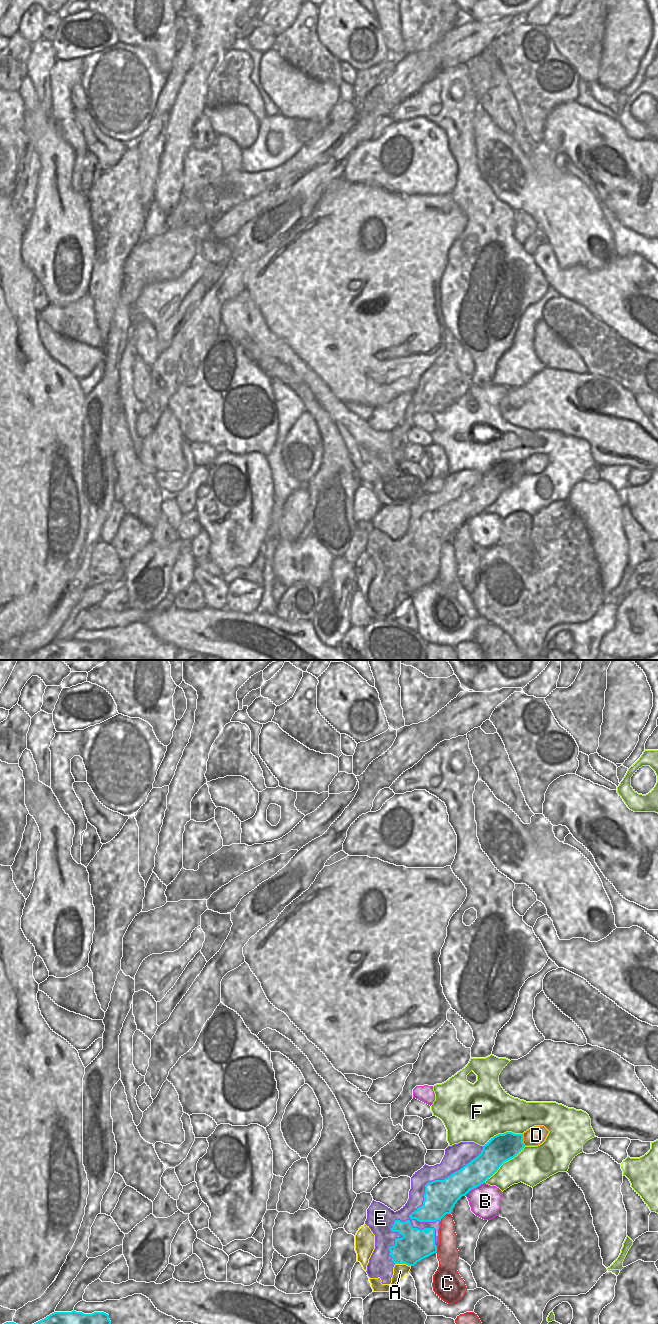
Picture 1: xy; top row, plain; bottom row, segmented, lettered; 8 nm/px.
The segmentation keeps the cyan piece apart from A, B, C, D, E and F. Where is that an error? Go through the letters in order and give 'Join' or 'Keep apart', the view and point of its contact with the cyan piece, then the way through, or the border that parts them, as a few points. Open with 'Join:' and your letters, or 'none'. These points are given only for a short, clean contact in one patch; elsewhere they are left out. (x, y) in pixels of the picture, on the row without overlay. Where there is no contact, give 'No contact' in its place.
Join: none
A: Keep apart. Touches cyan at xy (403, 591)
B: Keep apart. Touches cyan at xy (474, 515)
C: Keep apart. Touches cyan at xy (444, 543)
D: Keep apart. Touches cyan at xy (522, 468)
E: Keep apart. Touches cyan at xy (420, 534)
F: Keep apart. Touches cyan at xy (504, 489)

